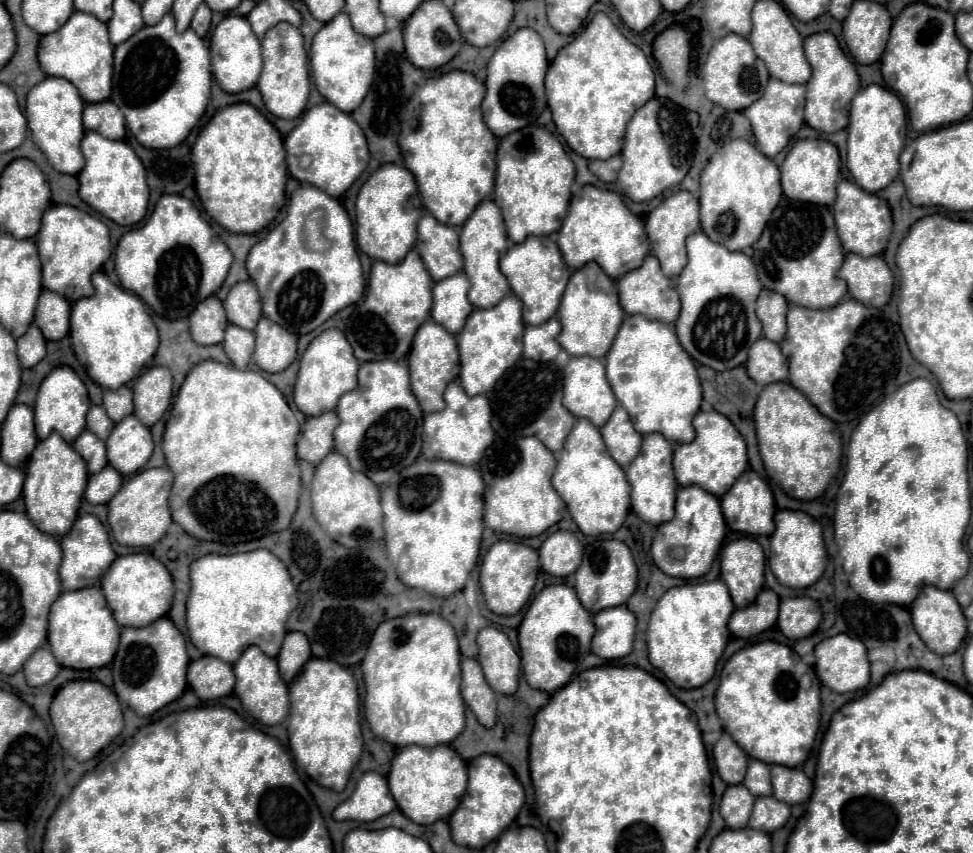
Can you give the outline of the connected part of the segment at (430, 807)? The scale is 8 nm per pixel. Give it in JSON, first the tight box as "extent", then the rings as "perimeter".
{"extent":[388,745,466,825],"perimeter":[[[410,745],[396,753],[388,773],[388,787],[400,807],[400,811],[418,825],[430,825],[438,819],[446,819],[460,803],[466,787],[466,761],[450,747],[418,747]]]}

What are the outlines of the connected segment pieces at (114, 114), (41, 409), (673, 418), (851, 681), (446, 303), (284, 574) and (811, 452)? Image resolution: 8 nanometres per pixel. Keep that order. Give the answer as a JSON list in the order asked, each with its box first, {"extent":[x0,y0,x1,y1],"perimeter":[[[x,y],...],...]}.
[{"extent":[84,101,126,139],"perimeter":[[[112,101],[88,103],[84,107],[84,129],[98,131],[106,139],[122,139],[126,133],[124,115]]]},{"extent":[34,365,90,443],"perimeter":[[[66,365],[54,367],[46,375],[46,379],[40,383],[40,389],[36,395],[36,403],[34,403],[36,435],[40,439],[46,439],[52,431],[56,431],[68,443],[72,443],[72,439],[76,439],[76,435],[80,435],[80,431],[84,431],[88,407],[90,407],[88,391],[86,391],[86,385],[82,383],[82,379],[76,375],[76,371],[72,367],[66,367]]]},{"extent":[606,315,702,443],"perimeter":[[[628,315],[606,355],[606,379],[618,403],[630,413],[636,431],[662,433],[676,443],[690,443],[696,437],[692,417],[700,409],[702,387],[692,357],[680,347],[670,325]]]},{"extent":[816,635,870,693],"perimeter":[[[836,635],[816,645],[816,675],[822,685],[836,693],[856,691],[870,681],[870,663],[862,641]]]},{"extent":[430,271,472,335],"perimeter":[[[462,271],[434,285],[434,305],[430,315],[452,335],[460,333],[460,327],[464,327],[464,319],[472,313],[472,305],[468,303],[466,293],[468,277]]]},{"extent":[186,549,298,663],"perimeter":[[[256,549],[236,555],[208,553],[190,565],[190,593],[186,601],[186,627],[190,643],[204,655],[218,657],[226,663],[236,663],[242,651],[250,645],[258,645],[268,657],[276,657],[280,643],[286,635],[286,619],[298,605],[298,589],[288,575],[288,569],[268,549]]]},{"extent":[753,381,842,501],"perimeter":[[[788,381],[770,383],[762,389],[753,419],[760,455],[770,479],[792,499],[812,501],[821,497],[840,469],[842,447],[834,421],[824,417]]]}]

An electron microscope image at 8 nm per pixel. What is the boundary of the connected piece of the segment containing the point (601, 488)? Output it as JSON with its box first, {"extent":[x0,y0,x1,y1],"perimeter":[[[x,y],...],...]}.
{"extent":[552,419,630,535],"perimeter":[[[578,419],[574,429],[570,431],[552,475],[552,487],[564,499],[572,519],[584,535],[618,531],[630,509],[630,487],[626,475],[622,467],[608,455],[598,427],[588,423],[588,419]]]}

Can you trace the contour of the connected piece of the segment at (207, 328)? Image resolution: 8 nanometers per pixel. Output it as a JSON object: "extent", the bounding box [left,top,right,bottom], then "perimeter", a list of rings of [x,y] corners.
{"extent":[190,295,228,345],"perimeter":[[[210,295],[200,301],[190,315],[190,335],[198,345],[218,345],[224,339],[224,329],[228,321],[222,303]]]}

